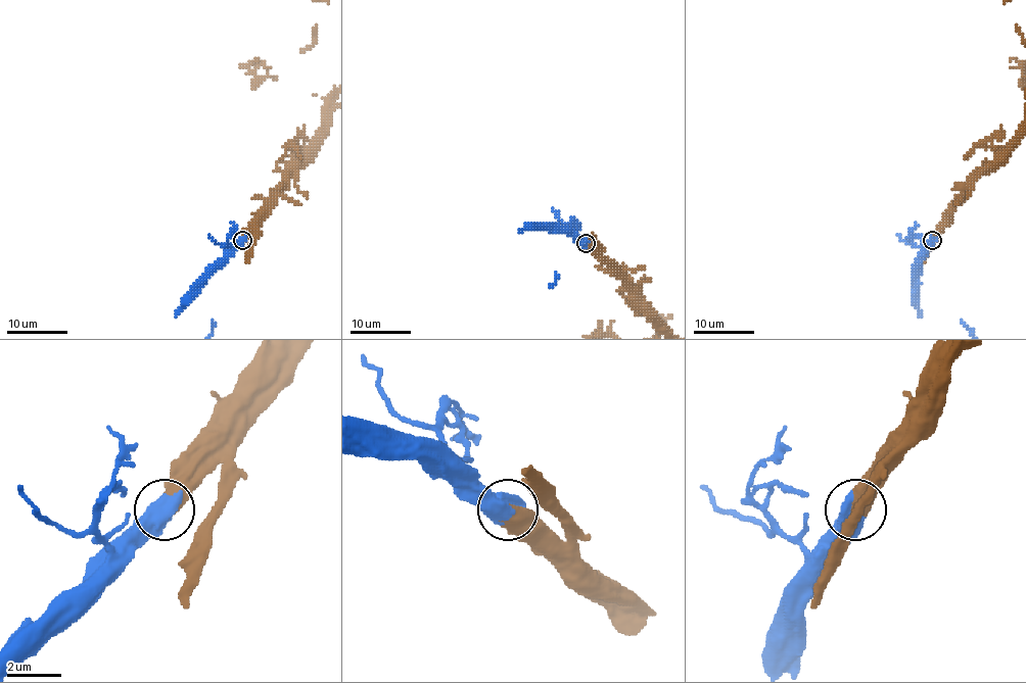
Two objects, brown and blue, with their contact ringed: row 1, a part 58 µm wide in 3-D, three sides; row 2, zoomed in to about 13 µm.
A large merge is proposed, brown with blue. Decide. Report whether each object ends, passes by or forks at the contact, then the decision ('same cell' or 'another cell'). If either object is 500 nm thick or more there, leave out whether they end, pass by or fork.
same cell

